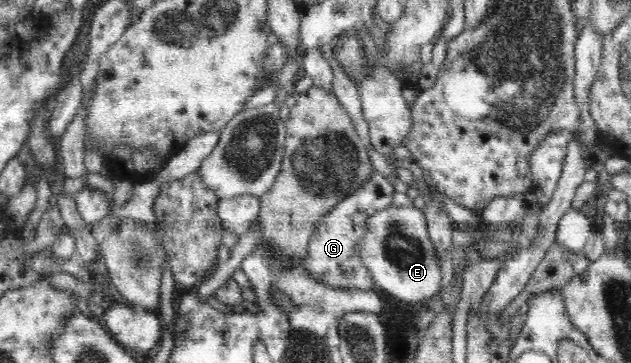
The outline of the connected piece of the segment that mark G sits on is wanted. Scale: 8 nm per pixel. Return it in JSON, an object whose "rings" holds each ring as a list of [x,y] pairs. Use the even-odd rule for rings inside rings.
{"rings":[[[379,172],[376,173],[355,193],[343,197],[331,211],[326,213],[319,221],[316,230],[311,234],[305,260],[305,269],[317,281],[333,289],[362,289],[373,291],[376,286],[373,276],[359,258],[357,243],[362,241],[367,231],[367,219],[381,209],[392,205],[393,194],[396,189]]]}

